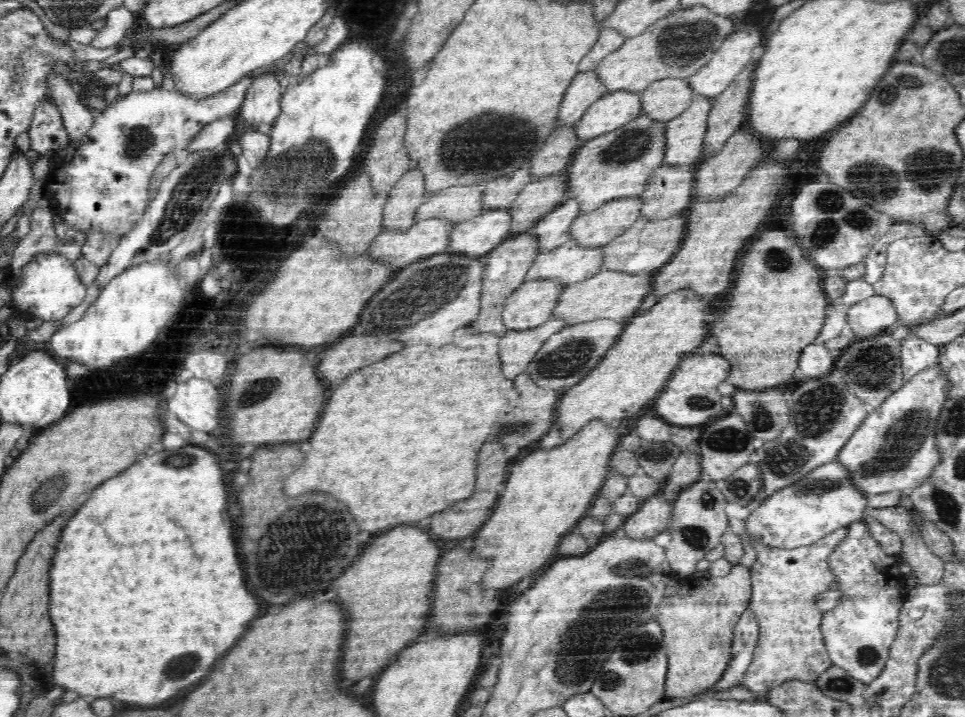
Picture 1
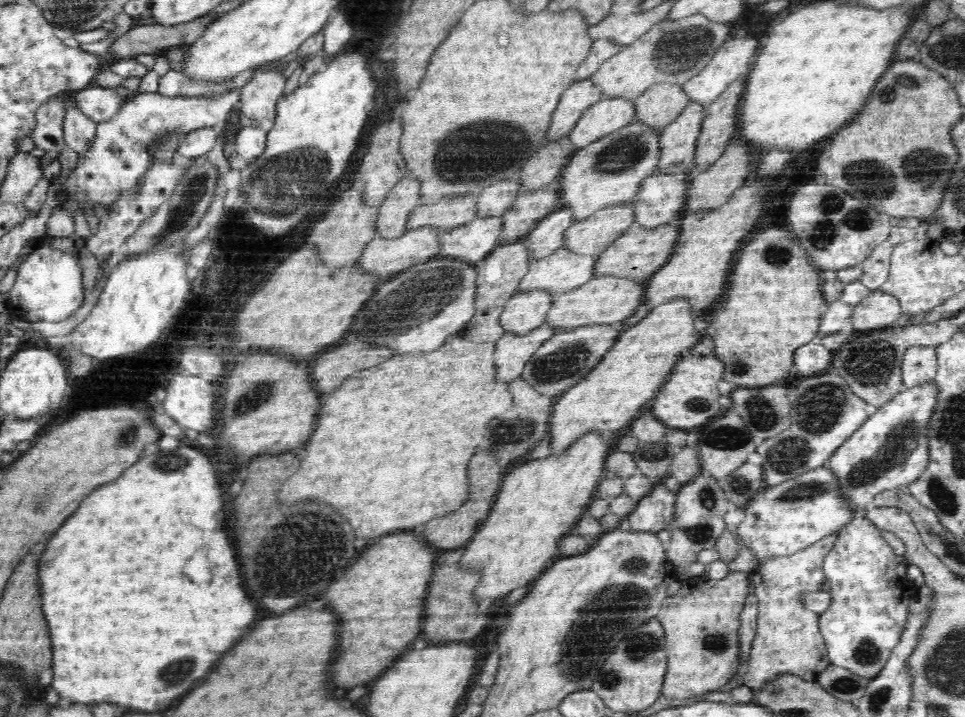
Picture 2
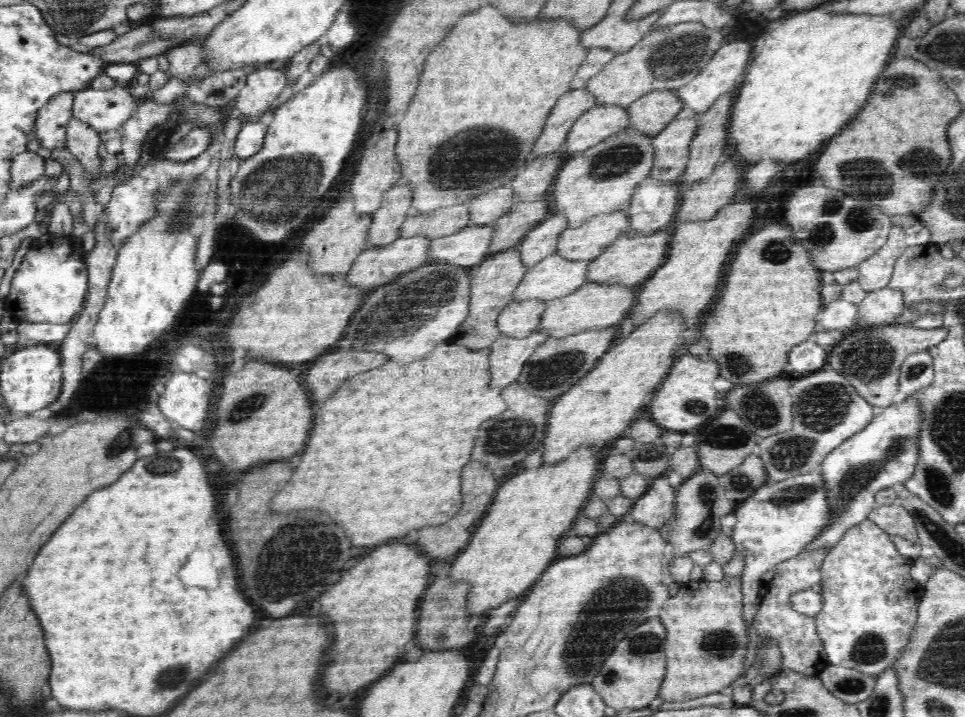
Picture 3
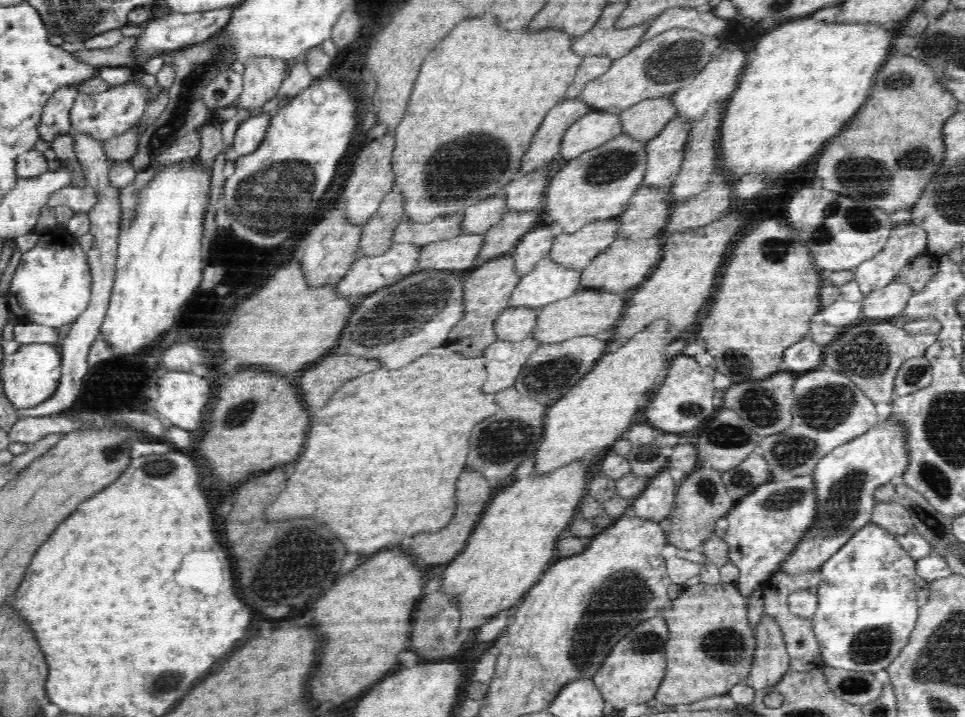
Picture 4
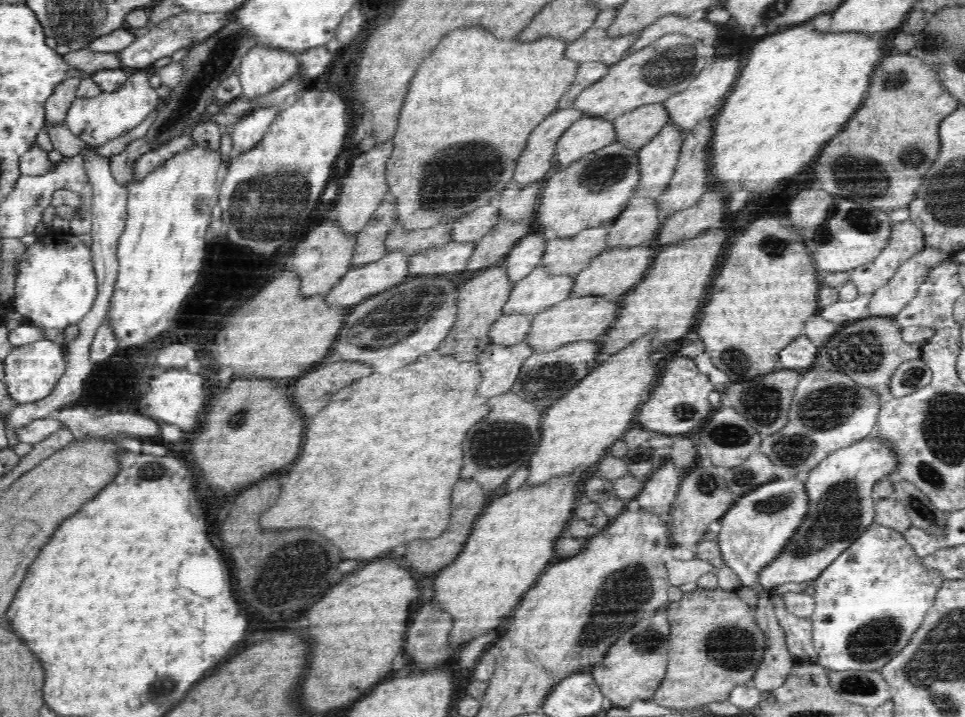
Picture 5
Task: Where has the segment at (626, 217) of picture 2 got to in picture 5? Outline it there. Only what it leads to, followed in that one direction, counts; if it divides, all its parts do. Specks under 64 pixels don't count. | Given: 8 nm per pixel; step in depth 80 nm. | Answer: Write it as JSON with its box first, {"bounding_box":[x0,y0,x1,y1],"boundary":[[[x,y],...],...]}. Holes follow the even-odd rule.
{"bounding_box":[540,223,609,276],"boundary":[[[609,223],[594,228],[586,228],[572,238],[555,238],[546,241],[546,250],[540,266],[547,266],[554,276],[577,275],[588,263],[608,248]]]}

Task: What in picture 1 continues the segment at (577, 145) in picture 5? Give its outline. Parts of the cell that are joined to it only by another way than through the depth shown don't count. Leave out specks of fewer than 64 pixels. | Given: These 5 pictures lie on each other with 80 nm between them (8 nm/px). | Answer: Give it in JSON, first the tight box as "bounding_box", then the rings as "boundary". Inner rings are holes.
{"bounding_box":[575,91,642,142],"boundary":[[[616,91],[605,94],[589,106],[577,122],[575,131],[580,142],[612,132],[642,114],[638,92]]]}

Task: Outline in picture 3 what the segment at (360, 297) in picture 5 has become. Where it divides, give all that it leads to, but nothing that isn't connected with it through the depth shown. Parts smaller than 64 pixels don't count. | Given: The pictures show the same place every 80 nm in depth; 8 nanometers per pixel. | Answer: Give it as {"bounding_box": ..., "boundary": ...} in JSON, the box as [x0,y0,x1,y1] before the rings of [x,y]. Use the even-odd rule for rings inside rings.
{"bounding_box":[345,235,429,291],"boundary":[[[417,235],[412,238],[398,238],[385,246],[374,246],[362,251],[353,262],[351,269],[345,273],[346,282],[350,286],[368,288],[370,291],[380,285],[396,280],[399,275],[427,264],[429,256],[429,238]]]}

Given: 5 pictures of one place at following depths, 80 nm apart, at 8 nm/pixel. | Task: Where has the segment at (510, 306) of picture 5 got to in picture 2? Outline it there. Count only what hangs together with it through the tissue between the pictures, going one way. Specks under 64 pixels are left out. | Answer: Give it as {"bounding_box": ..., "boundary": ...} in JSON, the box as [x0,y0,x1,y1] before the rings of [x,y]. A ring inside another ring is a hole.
{"bounding_box":[517,246,598,296],"boundary":[[[562,246],[550,256],[530,262],[517,292],[545,290],[555,296],[574,290],[594,278],[593,268],[597,258],[598,255],[574,254]]]}

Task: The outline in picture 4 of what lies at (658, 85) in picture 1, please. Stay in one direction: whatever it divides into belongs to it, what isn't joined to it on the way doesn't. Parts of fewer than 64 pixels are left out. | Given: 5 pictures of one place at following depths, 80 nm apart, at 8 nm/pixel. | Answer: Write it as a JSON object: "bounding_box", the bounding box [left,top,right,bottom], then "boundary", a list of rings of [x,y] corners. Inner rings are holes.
{"bounding_box":[621,95,676,142],"boundary":[[[668,95],[662,98],[648,98],[621,111],[621,132],[638,142],[647,142],[676,116],[675,106],[670,102]]]}

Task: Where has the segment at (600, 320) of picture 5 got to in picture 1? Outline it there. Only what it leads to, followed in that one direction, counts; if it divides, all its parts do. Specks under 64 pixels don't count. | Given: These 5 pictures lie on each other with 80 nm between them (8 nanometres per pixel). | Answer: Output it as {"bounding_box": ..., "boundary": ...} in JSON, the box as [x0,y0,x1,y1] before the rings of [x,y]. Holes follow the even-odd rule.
{"bounding_box":[552,270,653,326],"boundary":[[[602,270],[592,278],[572,283],[564,288],[554,307],[552,318],[564,321],[565,326],[580,322],[590,322],[598,318],[614,319],[616,321],[634,316],[642,300],[651,290],[653,274],[628,274],[616,270]]]}

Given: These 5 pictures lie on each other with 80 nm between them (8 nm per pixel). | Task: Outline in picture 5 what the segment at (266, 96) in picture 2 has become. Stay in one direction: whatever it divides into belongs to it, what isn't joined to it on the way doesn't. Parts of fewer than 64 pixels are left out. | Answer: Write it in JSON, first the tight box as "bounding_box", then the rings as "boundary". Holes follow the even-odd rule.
{"bounding_box":[238,46,302,100],"boundary":[[[257,46],[243,56],[238,70],[242,97],[252,100],[277,90],[301,74],[302,68],[298,55]]]}

